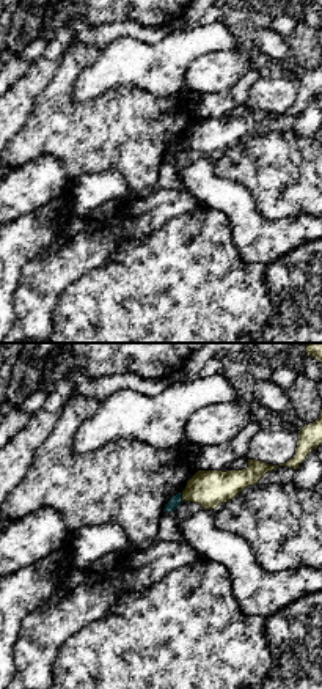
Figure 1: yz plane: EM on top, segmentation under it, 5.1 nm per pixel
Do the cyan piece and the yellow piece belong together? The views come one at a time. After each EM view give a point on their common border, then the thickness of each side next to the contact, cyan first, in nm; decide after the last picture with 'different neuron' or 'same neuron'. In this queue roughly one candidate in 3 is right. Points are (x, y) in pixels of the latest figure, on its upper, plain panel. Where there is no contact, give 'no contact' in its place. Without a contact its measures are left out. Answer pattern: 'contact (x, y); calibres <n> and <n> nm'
contact (181, 145); calibres 60 and 190 nm

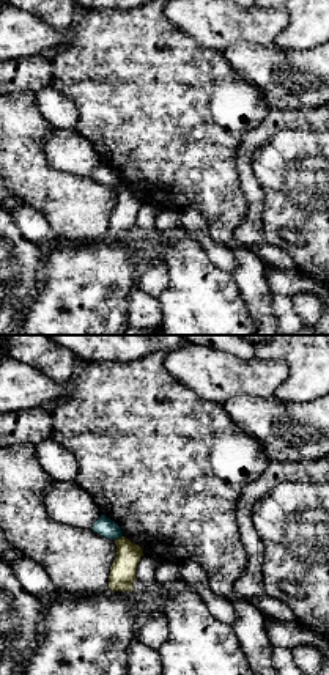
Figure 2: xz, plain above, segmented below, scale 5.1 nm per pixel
contact (117, 186); calibres 100 and 140 nm

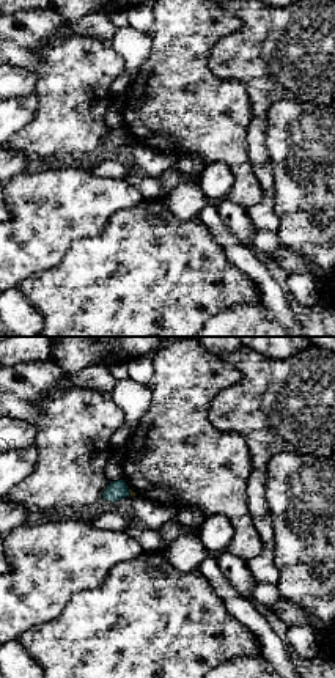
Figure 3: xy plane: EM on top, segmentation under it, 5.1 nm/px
contact (129, 140); calibres 100 and 30 nm

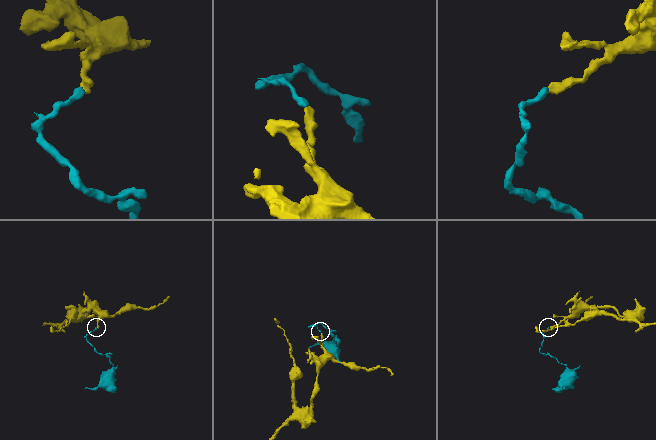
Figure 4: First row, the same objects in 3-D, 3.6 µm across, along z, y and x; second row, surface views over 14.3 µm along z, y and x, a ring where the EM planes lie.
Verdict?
different neuron

